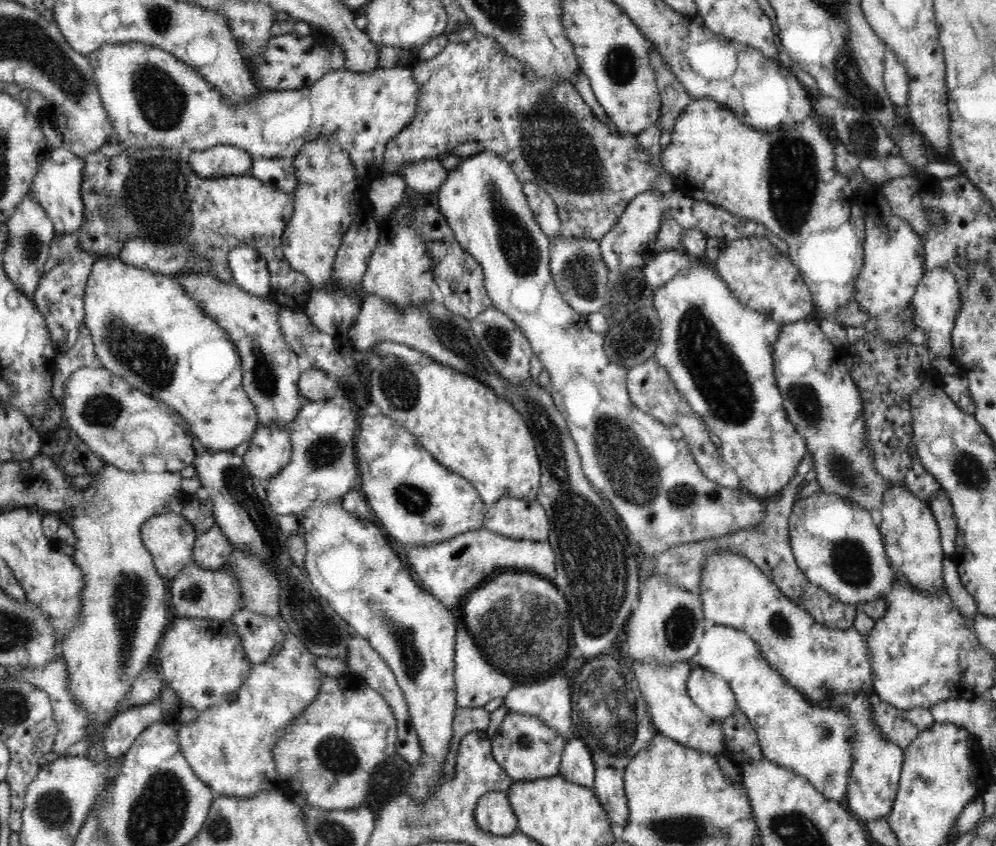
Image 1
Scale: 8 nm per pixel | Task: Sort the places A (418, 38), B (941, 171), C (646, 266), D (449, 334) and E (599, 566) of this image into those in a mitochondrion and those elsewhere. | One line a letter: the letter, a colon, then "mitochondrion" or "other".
A: other
B: other
C: other
D: mitochondrion
E: mitochondrion

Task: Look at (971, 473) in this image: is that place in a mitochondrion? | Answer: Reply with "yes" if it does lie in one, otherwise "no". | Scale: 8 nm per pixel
yes

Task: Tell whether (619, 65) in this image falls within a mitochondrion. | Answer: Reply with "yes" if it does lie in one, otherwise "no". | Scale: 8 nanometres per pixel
yes

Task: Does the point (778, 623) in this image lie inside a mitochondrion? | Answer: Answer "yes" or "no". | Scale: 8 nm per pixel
yes

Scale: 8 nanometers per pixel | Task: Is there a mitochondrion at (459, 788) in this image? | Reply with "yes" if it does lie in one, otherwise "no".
no

